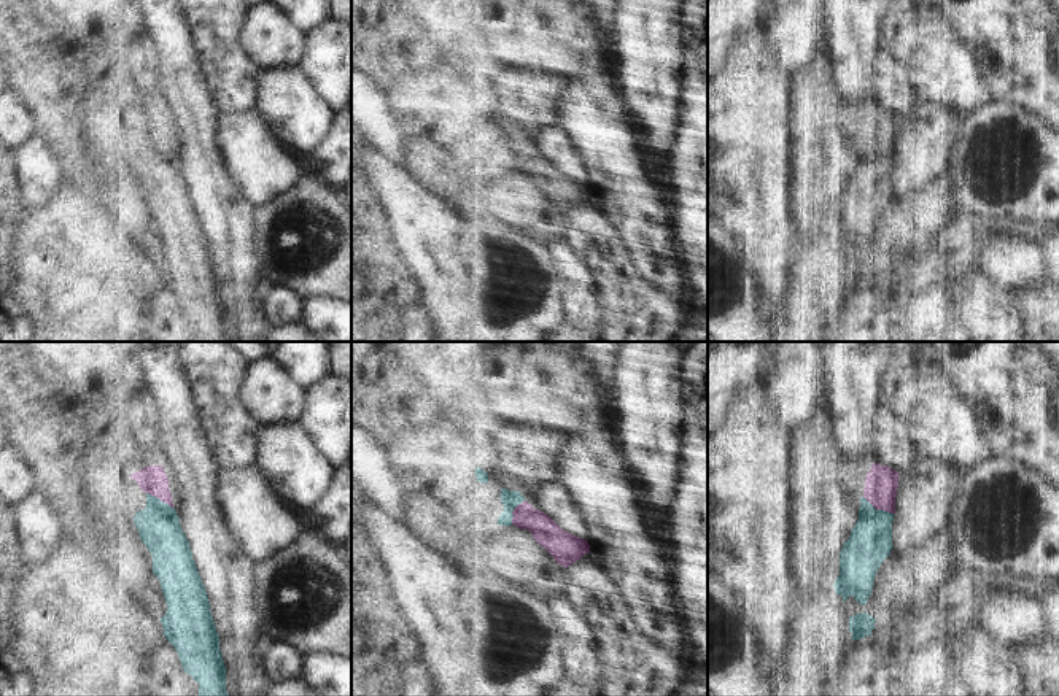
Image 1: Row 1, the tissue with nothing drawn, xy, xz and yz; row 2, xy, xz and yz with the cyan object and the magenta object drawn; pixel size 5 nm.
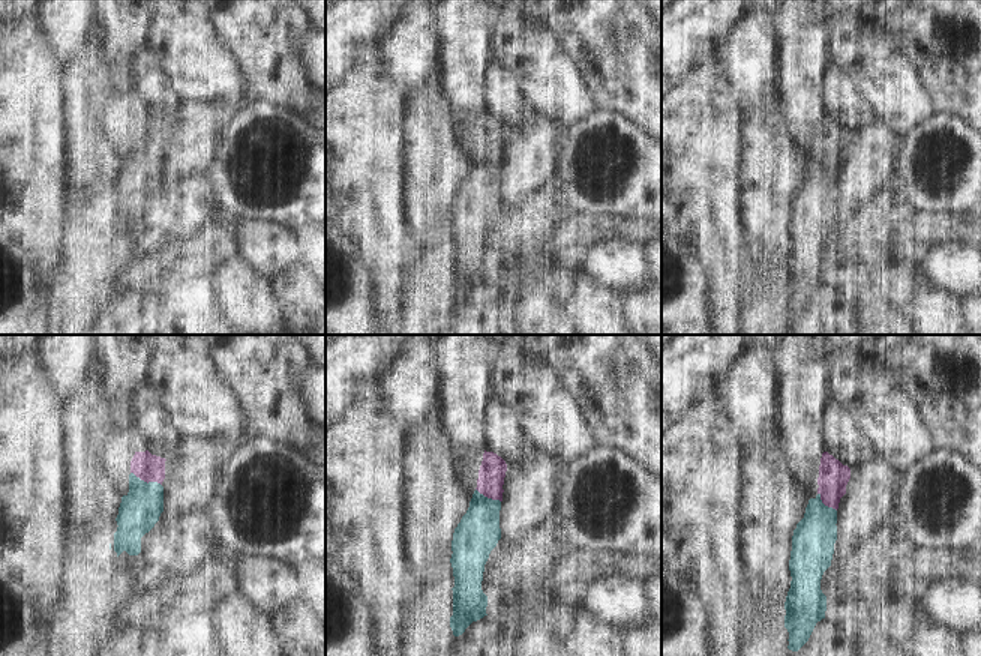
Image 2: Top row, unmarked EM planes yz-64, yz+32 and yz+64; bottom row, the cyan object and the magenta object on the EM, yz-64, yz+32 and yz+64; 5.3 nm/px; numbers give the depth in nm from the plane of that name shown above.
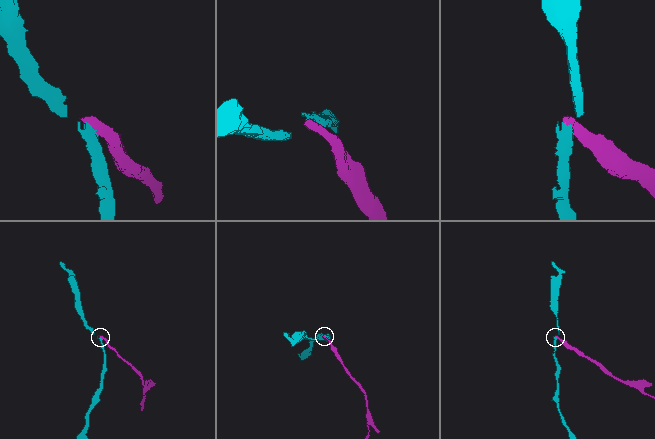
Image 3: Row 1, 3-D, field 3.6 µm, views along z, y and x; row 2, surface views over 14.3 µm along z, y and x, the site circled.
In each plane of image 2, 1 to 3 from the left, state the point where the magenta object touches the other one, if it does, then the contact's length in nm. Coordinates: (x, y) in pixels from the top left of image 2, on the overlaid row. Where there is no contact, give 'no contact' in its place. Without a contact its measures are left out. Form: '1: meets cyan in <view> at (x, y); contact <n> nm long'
1: meets cyan in yz-64 at (146, 482); contact 180 nm long
2: meets cyan in yz+32 at (486, 497); contact 150 nm long
3: meets cyan in yz+64 at (824, 505); contact 140 nm long

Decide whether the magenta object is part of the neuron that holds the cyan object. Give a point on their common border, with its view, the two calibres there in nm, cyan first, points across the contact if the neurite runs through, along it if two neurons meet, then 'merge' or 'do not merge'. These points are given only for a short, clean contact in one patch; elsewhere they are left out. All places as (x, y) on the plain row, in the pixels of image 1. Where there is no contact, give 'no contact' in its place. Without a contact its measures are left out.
yz (878, 154) | 220/170 nm | along yz (864, 140), (876, 153), (892, 158) | do not merge

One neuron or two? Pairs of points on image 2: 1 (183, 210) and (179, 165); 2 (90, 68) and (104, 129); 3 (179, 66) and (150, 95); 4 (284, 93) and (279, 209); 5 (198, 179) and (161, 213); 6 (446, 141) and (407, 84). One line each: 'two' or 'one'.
1: two
2: one
3: two
4: two
5: one
6: two

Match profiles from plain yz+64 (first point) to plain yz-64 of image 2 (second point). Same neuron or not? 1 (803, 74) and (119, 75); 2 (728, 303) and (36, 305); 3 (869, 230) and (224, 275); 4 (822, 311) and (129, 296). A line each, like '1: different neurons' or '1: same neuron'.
1: same neuron
2: different neurons
3: different neurons
4: same neuron

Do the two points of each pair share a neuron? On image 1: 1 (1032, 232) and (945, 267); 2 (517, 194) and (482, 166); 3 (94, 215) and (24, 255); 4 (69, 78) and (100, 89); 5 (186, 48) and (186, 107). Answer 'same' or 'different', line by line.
1: same
2: different
3: different
4: different
5: same

